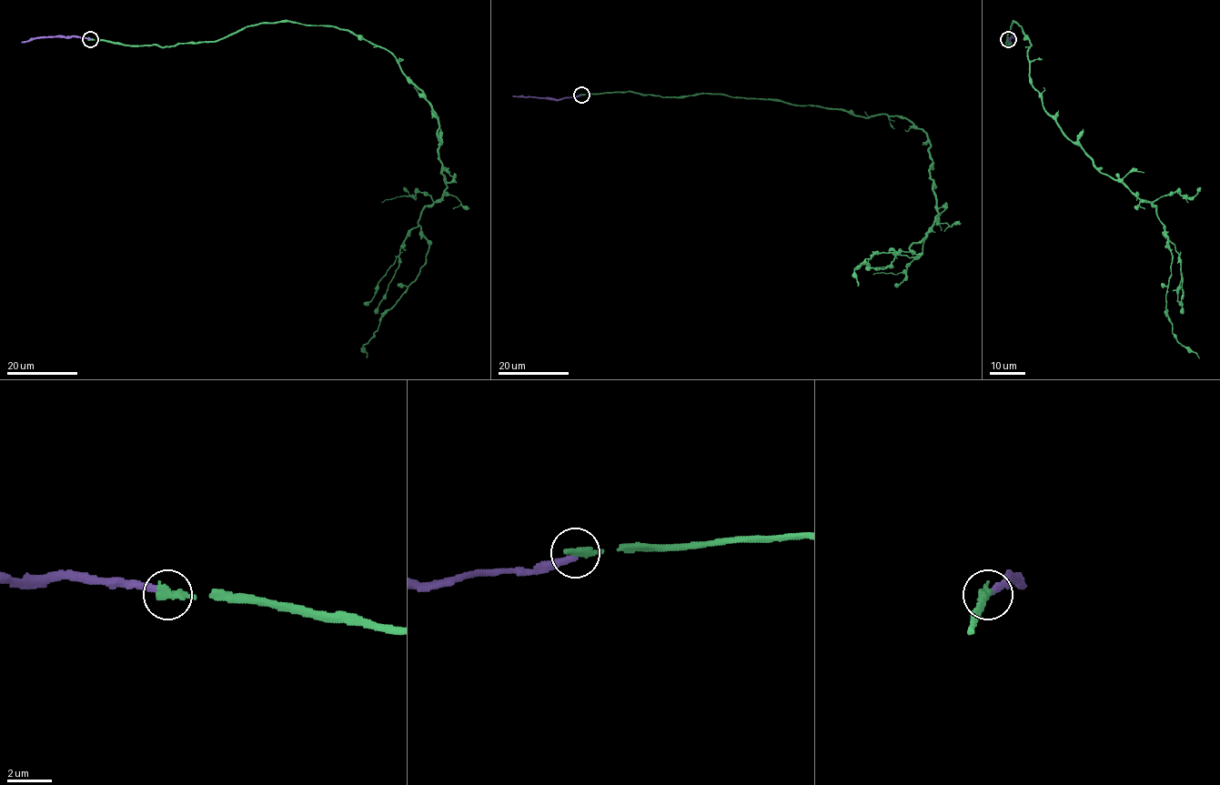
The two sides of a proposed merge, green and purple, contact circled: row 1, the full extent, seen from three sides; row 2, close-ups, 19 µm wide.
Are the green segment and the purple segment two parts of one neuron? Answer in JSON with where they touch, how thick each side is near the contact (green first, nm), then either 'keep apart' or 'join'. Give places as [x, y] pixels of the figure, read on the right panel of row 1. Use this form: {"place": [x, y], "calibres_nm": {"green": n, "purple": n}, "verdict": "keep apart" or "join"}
{"place": [1008, 39], "calibres_nm": {"green": 400, "purple": 300}, "verdict": "join"}

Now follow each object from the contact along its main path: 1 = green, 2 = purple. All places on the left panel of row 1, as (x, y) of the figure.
1: (90, 39), (166, 47), (289, 22), (395, 58), (438, 121), (447, 188), (367, 357)
2: (90, 39), (83, 36), (34, 37), (21, 42)

